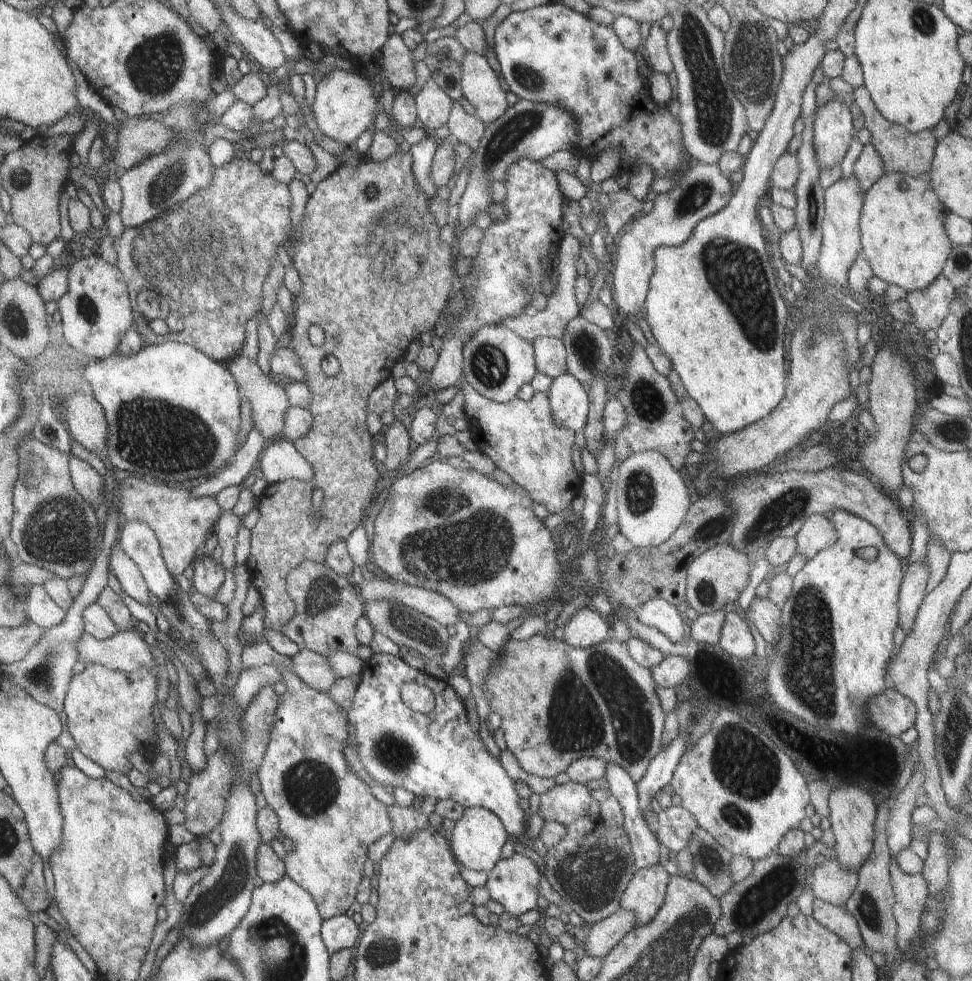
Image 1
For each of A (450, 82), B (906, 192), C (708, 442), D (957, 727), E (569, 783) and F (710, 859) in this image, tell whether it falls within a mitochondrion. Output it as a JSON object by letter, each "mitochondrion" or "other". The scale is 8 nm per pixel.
{"A":"other","B":"other","C":"other","D":"mitochondrion","E":"other","F":"mitochondrion"}

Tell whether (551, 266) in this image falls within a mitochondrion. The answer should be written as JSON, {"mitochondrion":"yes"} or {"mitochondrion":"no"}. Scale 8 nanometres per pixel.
{"mitochondrion":"no"}

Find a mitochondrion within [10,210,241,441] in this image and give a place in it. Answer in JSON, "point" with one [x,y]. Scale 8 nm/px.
{"point":[88,309]}

